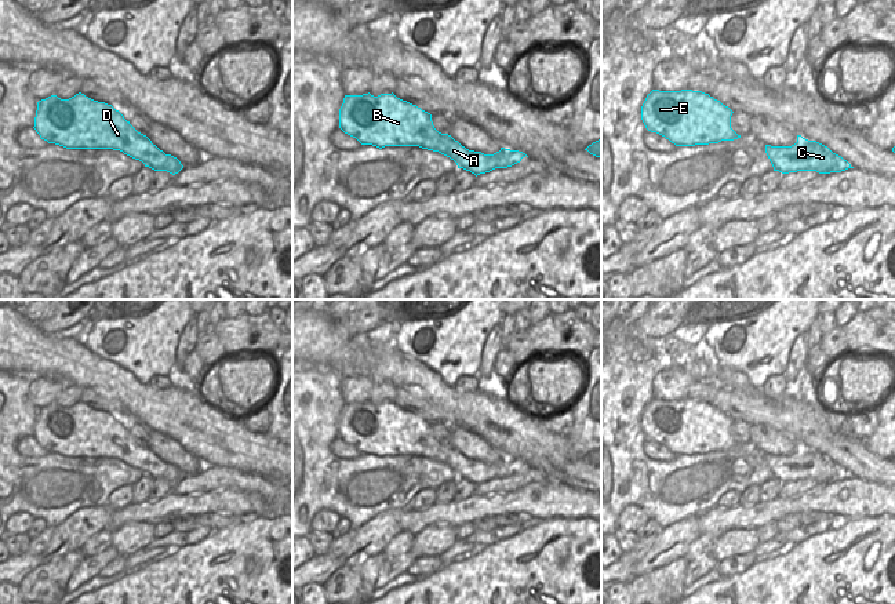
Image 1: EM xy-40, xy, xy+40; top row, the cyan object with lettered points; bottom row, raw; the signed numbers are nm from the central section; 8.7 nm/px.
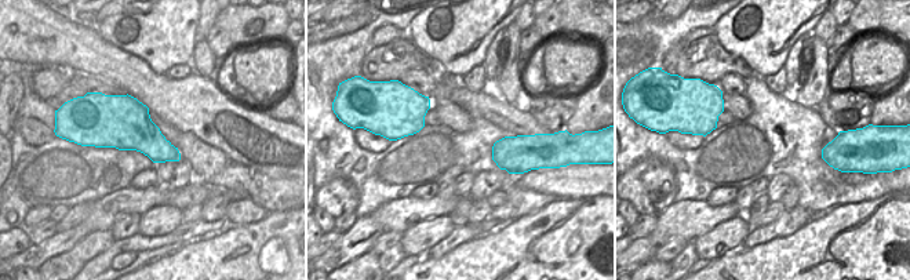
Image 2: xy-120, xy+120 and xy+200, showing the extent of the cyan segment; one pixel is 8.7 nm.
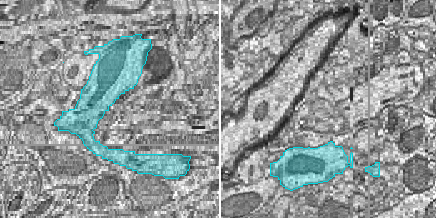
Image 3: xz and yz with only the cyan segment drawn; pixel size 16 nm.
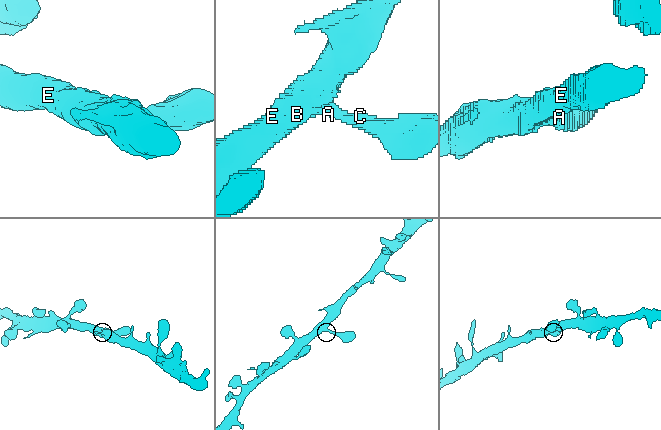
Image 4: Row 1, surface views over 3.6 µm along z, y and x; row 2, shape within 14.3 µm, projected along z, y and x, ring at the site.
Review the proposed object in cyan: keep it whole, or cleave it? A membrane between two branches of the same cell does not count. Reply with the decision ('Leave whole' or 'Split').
Leave whole.

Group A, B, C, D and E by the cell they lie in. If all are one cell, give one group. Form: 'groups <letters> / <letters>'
groups A B C D E

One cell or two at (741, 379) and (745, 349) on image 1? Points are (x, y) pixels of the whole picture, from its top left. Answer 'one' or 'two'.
two

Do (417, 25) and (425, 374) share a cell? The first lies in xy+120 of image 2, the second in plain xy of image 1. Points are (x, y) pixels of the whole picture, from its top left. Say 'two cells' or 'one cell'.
two cells

